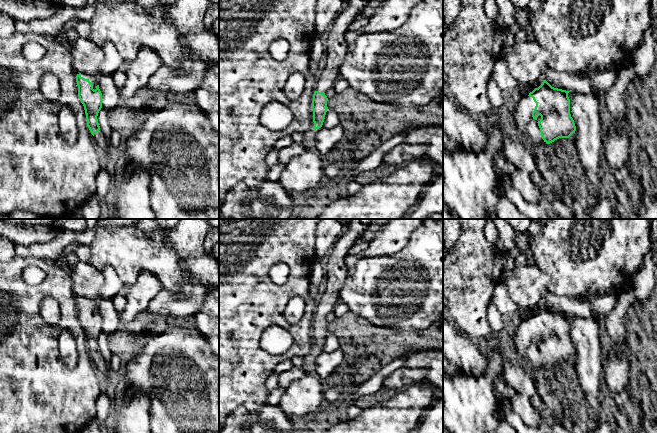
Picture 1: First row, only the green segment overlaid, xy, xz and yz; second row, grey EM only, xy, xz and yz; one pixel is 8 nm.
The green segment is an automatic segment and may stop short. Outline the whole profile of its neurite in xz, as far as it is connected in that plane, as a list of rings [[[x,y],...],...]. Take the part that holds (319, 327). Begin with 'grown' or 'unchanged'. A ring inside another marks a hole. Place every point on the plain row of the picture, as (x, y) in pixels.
grown | [[[351,219],[324,261],[325,282],[322,292],[316,300],[316,315],[312,324],[313,353],[315,354],[322,351],[328,333],[328,322],[325,317],[340,302],[339,293],[345,284],[349,270],[344,259],[349,255],[348,251],[356,241],[367,236],[367,228],[371,223],[372,219]]]

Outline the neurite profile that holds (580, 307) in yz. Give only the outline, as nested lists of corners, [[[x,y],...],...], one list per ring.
[[[547,290],[542,295],[542,302],[552,311],[582,318],[596,318],[589,300],[574,296],[557,296]]]

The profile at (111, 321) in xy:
[[[100,300],[98,309],[102,317],[102,331],[110,335],[116,332],[121,324],[121,320],[120,313],[114,307],[113,300]]]

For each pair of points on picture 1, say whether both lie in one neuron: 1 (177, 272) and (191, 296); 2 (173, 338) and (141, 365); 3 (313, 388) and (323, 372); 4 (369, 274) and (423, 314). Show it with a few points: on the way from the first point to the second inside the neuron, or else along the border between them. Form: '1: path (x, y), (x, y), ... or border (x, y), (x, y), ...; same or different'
1: border (206, 288), (183, 283), (178, 293), (163, 289); different
2: path (165, 346), (160, 351), (154, 351), (149, 357); same
3: border (315, 373), (318, 378); different
4: path (384, 289), (391, 296), (399, 297), (411, 311); same

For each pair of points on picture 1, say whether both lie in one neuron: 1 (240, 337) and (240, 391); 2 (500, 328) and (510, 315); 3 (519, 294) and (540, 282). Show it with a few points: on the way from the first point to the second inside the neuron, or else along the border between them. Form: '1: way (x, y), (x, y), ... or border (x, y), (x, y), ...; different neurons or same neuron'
1: way (240, 350), (240, 378); same neuron
2: border (492, 301), (508, 322); different neurons
3: way (524, 289), (528, 285), (535, 283); same neuron

